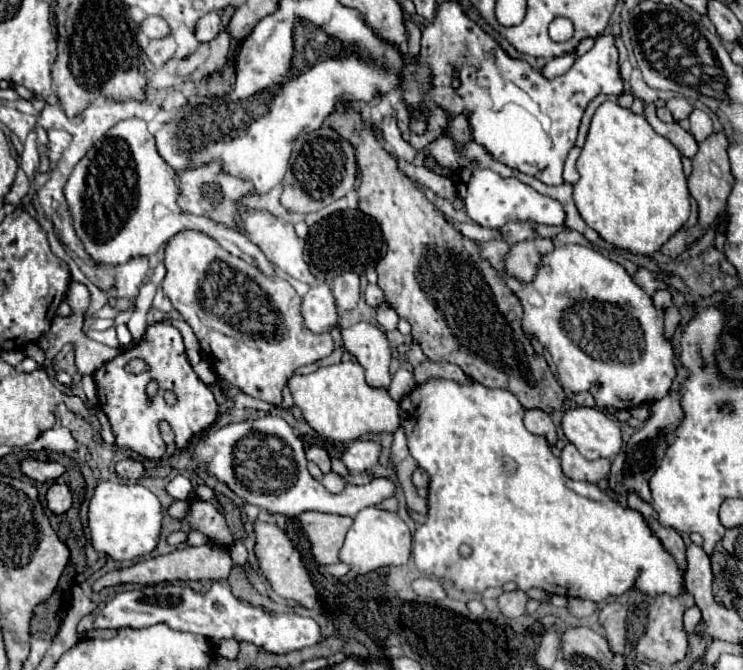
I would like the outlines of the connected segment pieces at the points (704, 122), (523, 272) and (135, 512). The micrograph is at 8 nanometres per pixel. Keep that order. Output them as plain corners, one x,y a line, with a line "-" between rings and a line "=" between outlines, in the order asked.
693,109
689,121
691,121
691,135
695,137
697,143
701,143
703,139
707,139
707,137
713,133
711,119
709,119
709,115
707,115
705,111
701,111
701,109
=
535,237
531,241
521,241
511,245
509,253
505,255
505,271
507,275
527,283
535,277
535,271
539,267
539,261
545,253
553,251
551,239
=
101,481
89,503
87,517
93,547
119,561
133,561
151,553
161,537
163,507
159,499
143,485

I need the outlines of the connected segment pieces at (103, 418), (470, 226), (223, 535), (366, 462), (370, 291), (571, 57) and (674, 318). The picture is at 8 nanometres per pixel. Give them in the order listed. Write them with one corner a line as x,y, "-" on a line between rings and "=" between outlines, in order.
97,409
97,421
99,421
99,425
101,425
101,427
99,427
101,439
103,439
107,445
115,445
117,441
115,441
115,435
113,435
113,427
111,427
107,415
105,415
101,409
=
449,219
455,227
455,231
459,231
461,235
473,239
473,241
487,241
487,239
501,239
501,235
495,231
495,229
485,229
477,223
473,223
471,219
463,219
463,221
457,221
457,219
=
193,499
189,513
185,517
185,523
191,525
195,531
201,531
209,537
209,543
219,545
219,547
227,547
233,543
233,535
227,527
225,517
213,507
213,503
201,501
201,499
=
353,441
341,455
341,461
351,475
361,475
377,463
379,451
381,449
375,441
=
367,285
365,287
365,291
363,291
363,297
365,297
365,301
371,305
371,307
379,307
385,299
383,299
383,291
379,289
379,285
=
567,53
565,57
559,57
559,59
551,59
543,69
541,69
541,75
545,79
555,79
559,75
563,75
575,61
575,53
=
669,307
667,311
665,311
665,339
669,341
669,339
673,339
673,333
675,333
675,329
677,329
677,325
679,325
679,311
675,309
675,307

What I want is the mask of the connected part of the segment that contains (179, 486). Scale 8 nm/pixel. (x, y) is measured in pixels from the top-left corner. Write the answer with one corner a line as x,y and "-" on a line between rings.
175,475
169,483
167,483
167,493
173,497
173,499
187,499
189,493
191,493
191,481
183,475

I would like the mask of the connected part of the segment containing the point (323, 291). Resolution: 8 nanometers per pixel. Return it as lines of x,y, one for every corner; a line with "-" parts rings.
325,283
311,287
303,295
299,311
301,311
305,327
313,333
331,331
339,323
339,315
337,315
331,287

